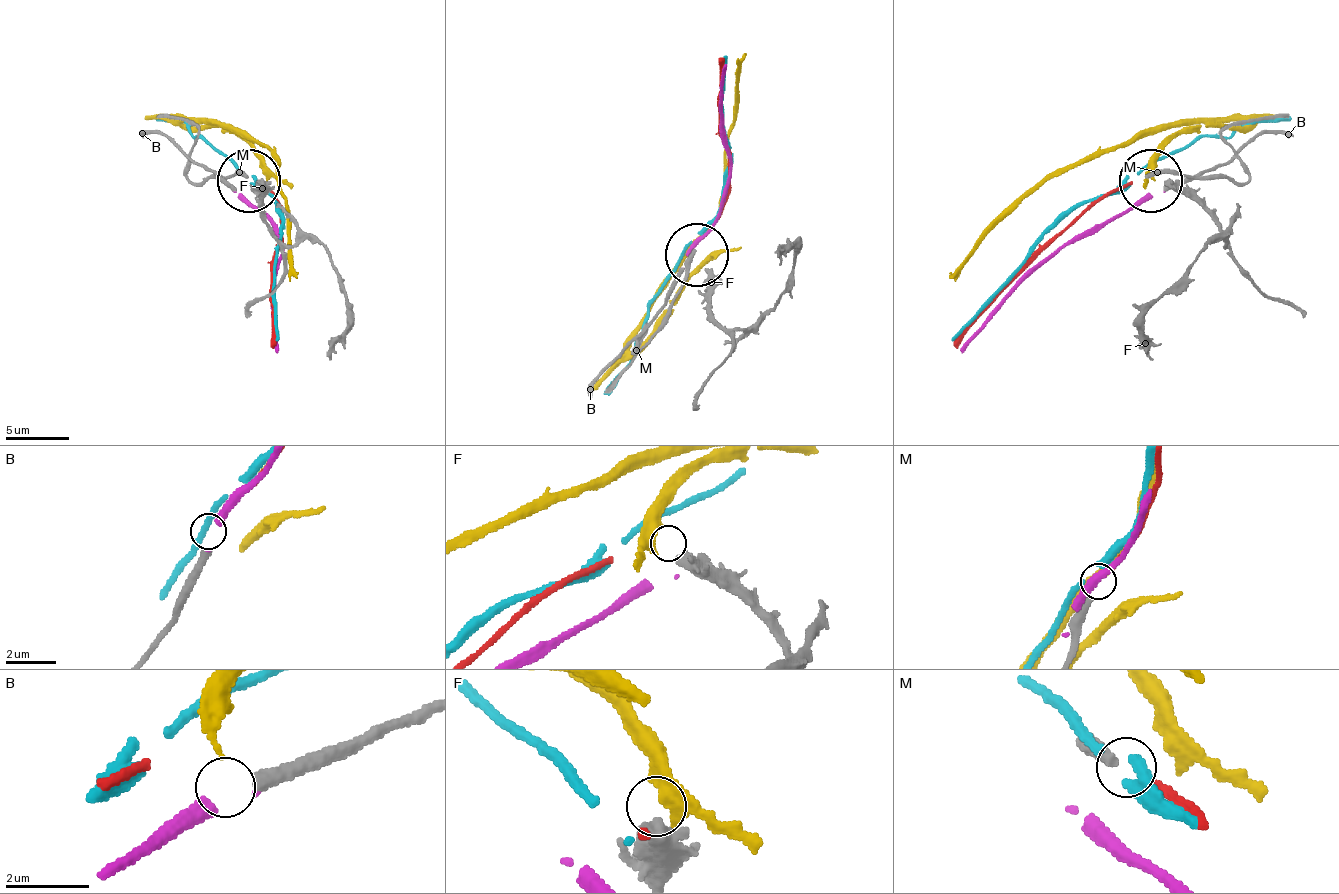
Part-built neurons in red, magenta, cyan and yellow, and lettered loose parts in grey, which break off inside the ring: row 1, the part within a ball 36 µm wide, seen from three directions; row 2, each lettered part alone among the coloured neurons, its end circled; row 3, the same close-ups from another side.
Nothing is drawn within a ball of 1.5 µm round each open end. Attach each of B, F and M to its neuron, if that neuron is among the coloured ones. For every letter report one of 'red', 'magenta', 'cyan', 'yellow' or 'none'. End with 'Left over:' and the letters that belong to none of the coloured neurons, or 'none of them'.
B: magenta
F: yellow
M: red
Left over: none of them

